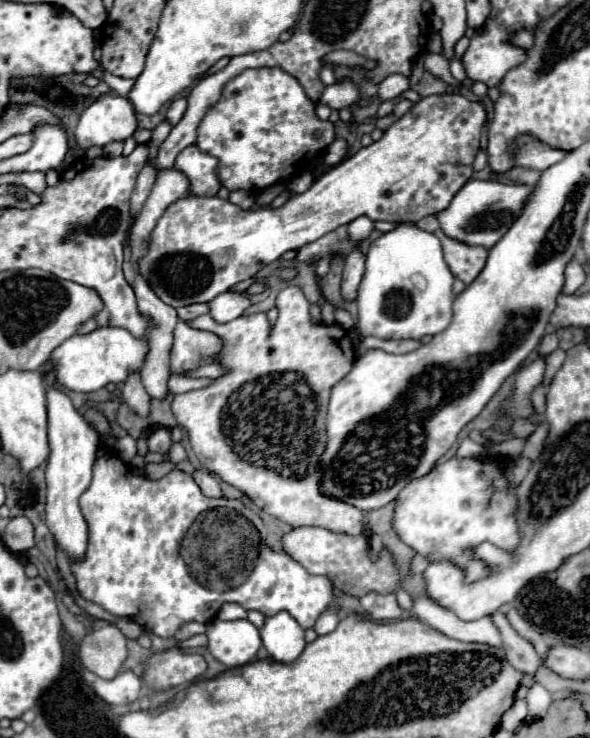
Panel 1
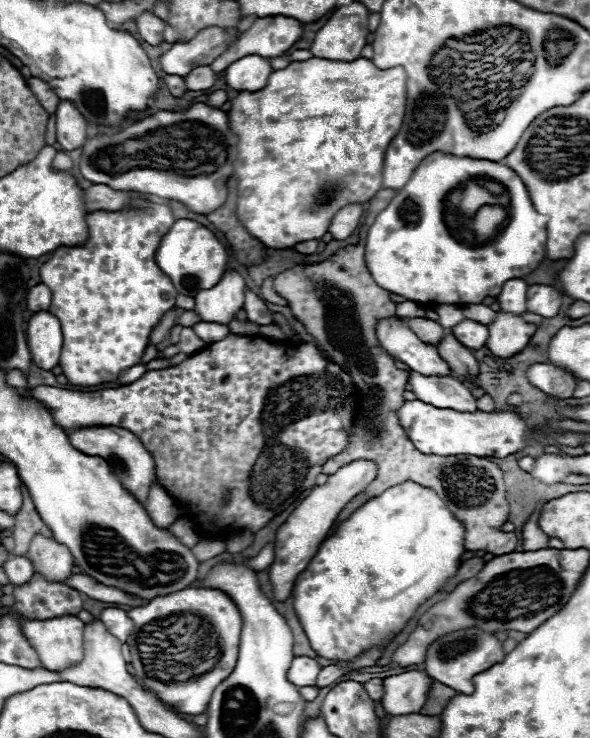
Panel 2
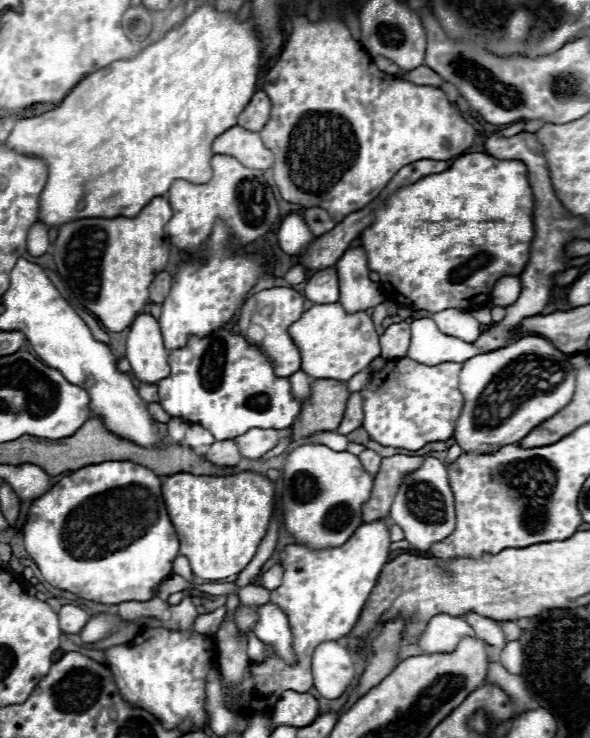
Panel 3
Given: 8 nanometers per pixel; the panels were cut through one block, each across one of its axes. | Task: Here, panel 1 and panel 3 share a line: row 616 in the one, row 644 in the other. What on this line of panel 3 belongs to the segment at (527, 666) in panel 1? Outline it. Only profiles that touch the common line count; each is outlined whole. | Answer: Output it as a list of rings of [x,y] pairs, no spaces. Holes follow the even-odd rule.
[[[474,612],[466,614],[464,618],[466,618],[468,624],[478,632],[478,636],[480,636],[482,640],[486,640],[488,644],[492,644],[494,648],[504,648],[504,646],[508,644],[506,636],[504,636],[504,632],[502,632],[502,628],[498,626],[496,620],[478,616],[478,614],[474,614]]]

